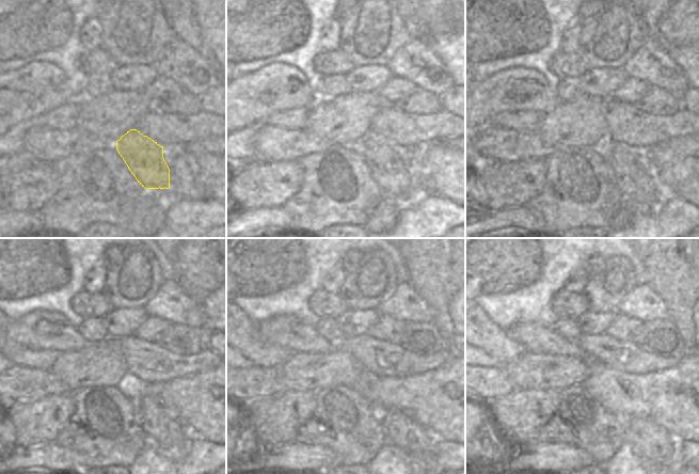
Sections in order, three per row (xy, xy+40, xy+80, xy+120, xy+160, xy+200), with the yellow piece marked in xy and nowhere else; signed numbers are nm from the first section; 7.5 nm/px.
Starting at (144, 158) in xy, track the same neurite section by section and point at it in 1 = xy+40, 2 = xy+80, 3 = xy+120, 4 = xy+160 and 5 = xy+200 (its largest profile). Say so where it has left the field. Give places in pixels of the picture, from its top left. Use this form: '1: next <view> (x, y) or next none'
1: next xy+40 (393, 168)
2: next xy+80 (633, 172)
3: next xy+120 (158, 422)
4: next xy+160 (400, 429)
5: next xy+200 (651, 442)

